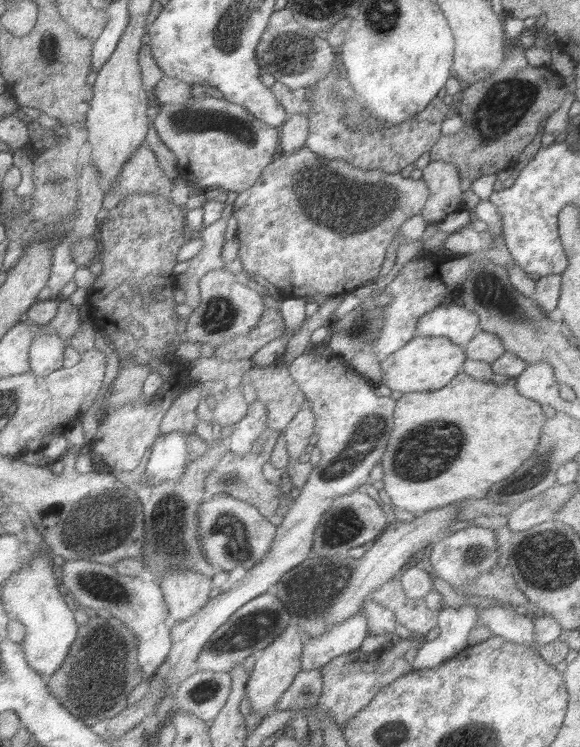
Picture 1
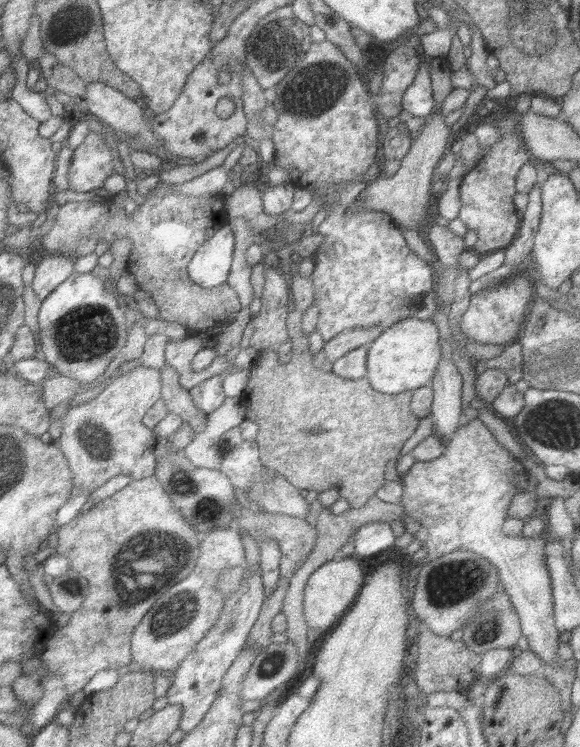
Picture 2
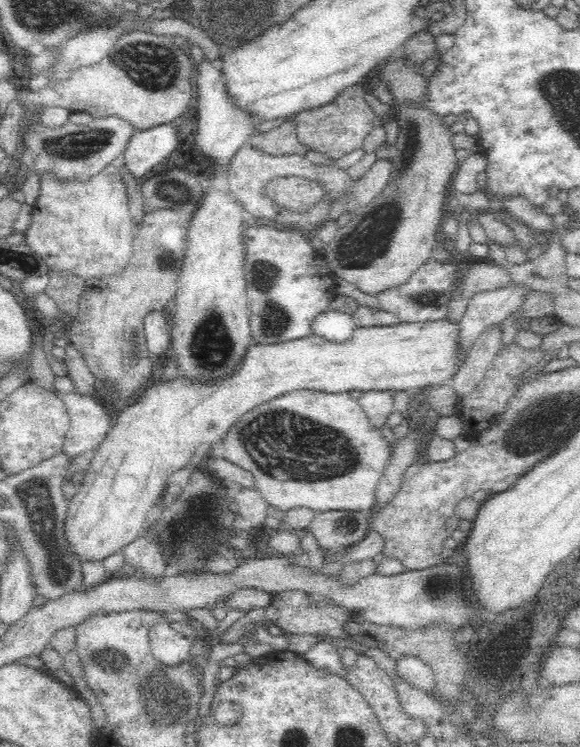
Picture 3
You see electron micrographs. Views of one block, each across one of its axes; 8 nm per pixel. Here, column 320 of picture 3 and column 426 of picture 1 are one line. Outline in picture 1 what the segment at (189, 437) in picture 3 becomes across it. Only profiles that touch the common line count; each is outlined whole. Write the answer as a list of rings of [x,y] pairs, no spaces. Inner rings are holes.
[[[415,336],[405,348],[389,356],[381,362],[381,374],[385,384],[391,390],[399,390],[399,394],[411,394],[411,392],[439,392],[445,386],[453,384],[457,376],[465,370],[465,364],[469,360],[469,354],[463,346],[455,344],[451,338],[437,338],[437,336]]]

